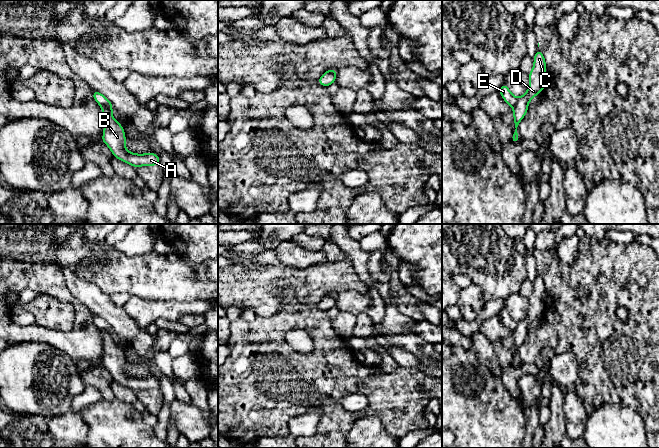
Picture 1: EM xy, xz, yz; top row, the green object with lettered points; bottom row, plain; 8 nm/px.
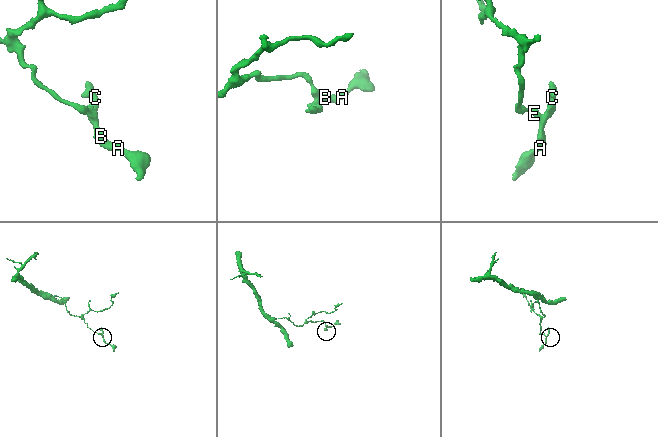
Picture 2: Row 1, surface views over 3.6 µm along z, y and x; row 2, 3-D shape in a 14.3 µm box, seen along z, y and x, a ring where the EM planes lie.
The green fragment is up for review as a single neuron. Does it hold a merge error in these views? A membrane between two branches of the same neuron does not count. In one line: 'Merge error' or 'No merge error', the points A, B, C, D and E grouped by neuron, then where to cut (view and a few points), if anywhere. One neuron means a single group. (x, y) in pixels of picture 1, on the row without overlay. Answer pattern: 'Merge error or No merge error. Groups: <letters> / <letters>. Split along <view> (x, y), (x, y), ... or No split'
Merge error. Groups: A B C D / E. Split along xy (100, 329), (105, 329), (110, 334)

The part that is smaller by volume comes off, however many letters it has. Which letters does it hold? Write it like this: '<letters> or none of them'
A, B, C, D

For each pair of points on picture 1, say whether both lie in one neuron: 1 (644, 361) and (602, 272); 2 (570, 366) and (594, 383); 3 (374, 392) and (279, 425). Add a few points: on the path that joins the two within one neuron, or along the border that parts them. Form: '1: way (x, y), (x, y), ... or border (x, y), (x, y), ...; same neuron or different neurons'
1: way (644, 339), (644, 314), (624, 294); same neuron
2: border (570, 351), (575, 357), (579, 372), (574, 385); different neurons
3: way (349, 380), (319, 380), (298, 399); same neuron

